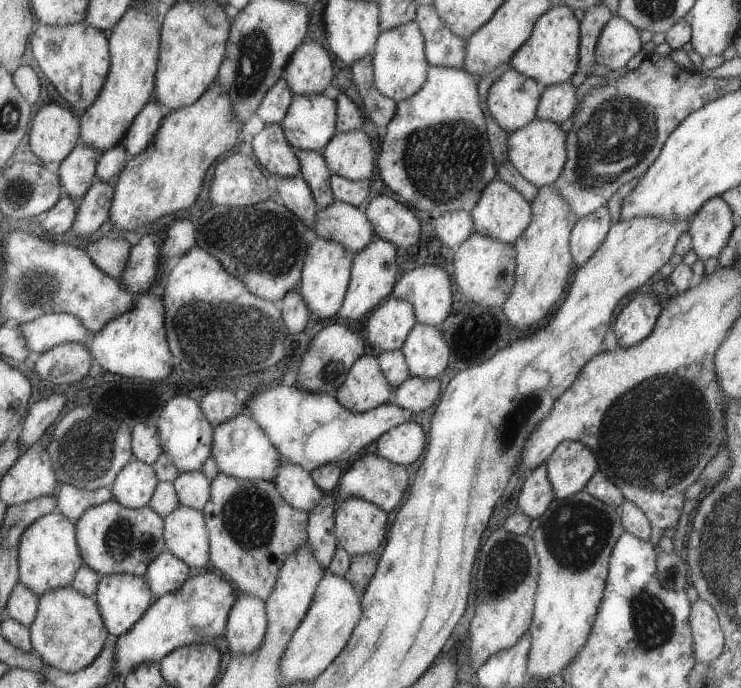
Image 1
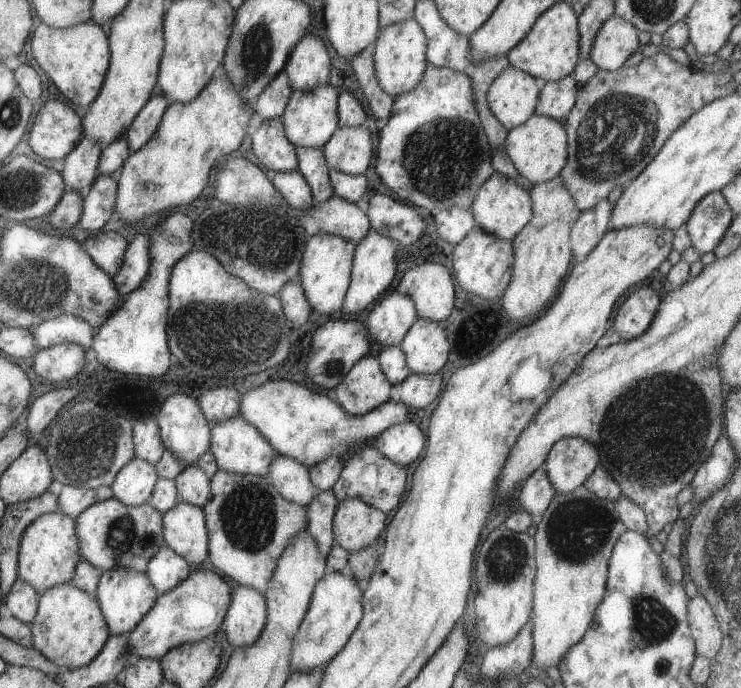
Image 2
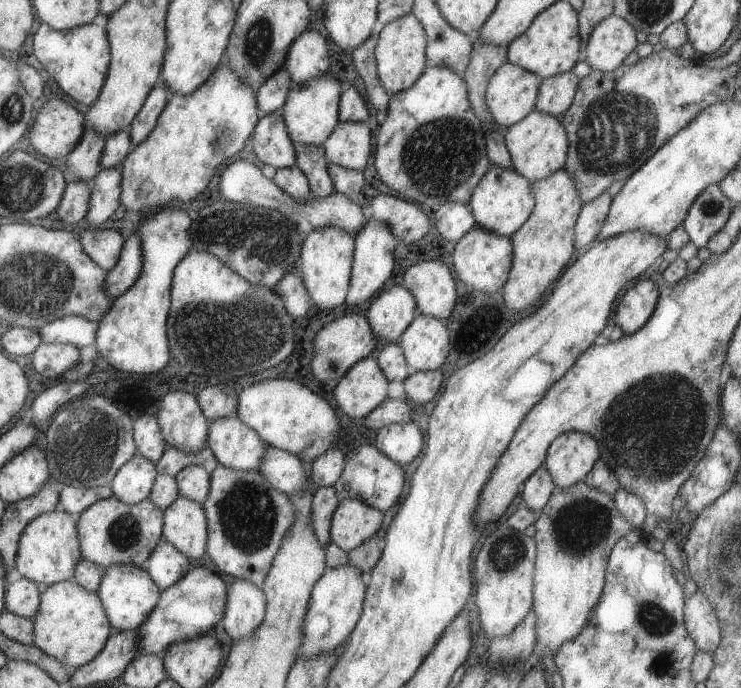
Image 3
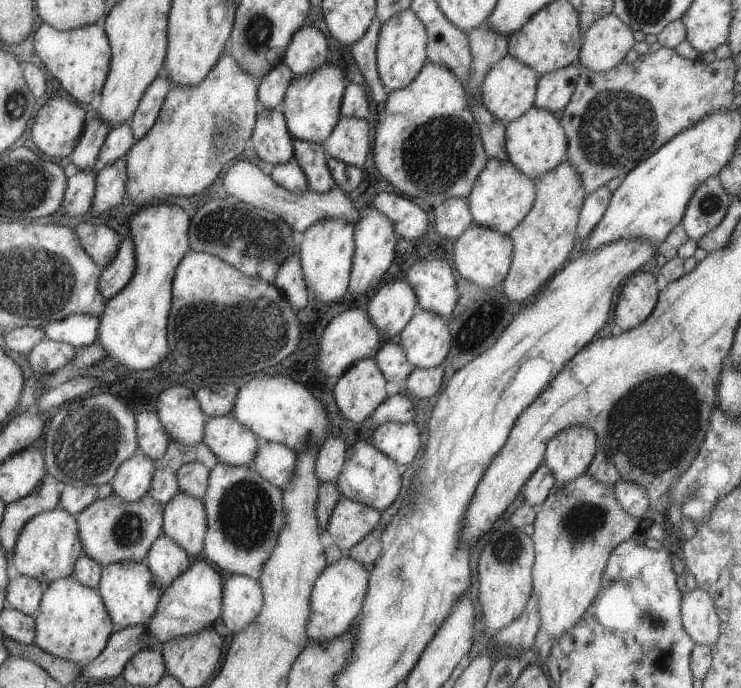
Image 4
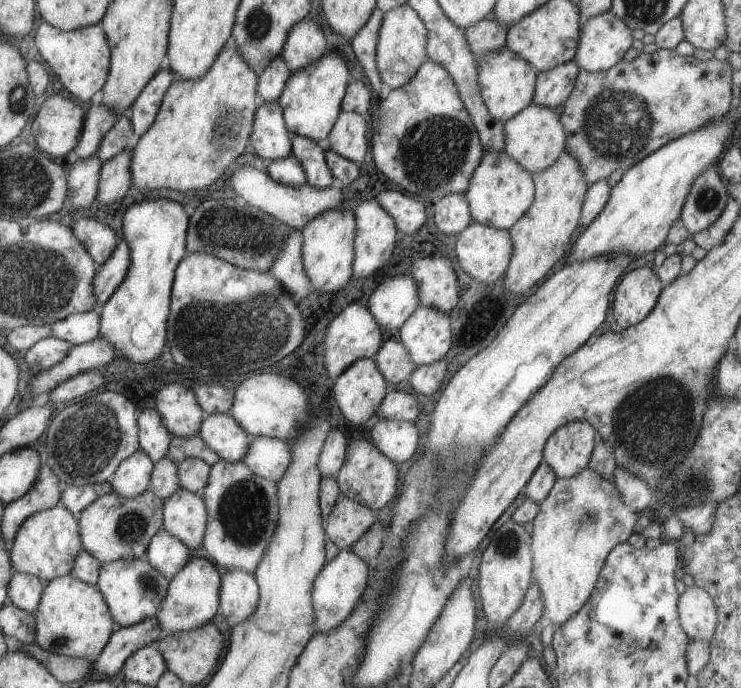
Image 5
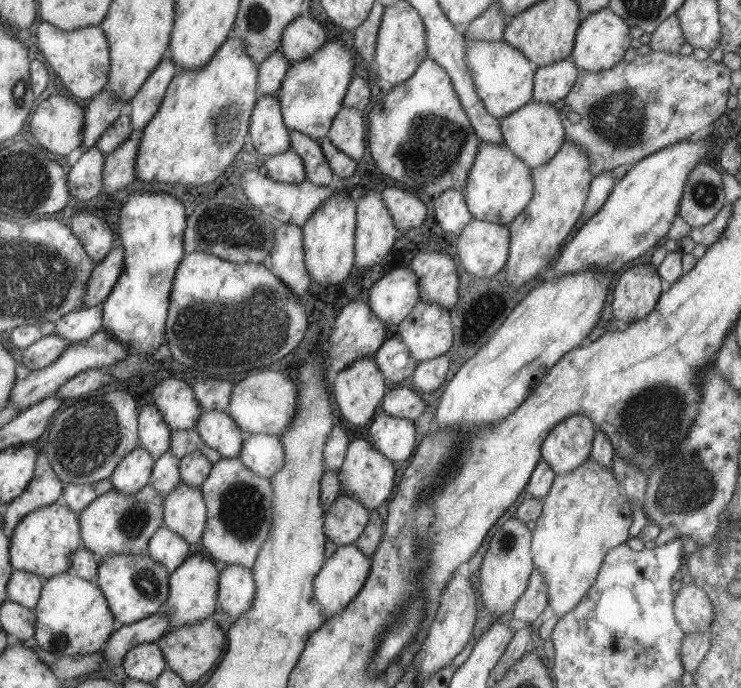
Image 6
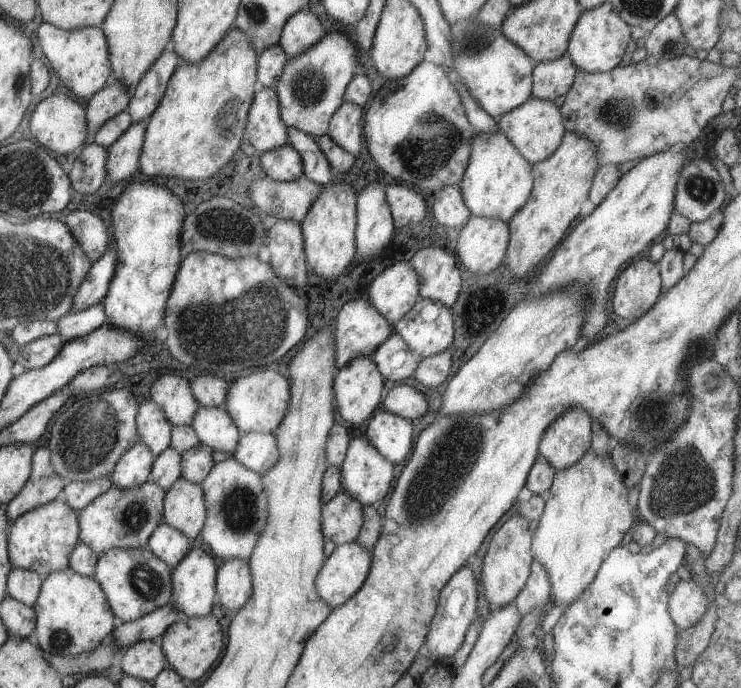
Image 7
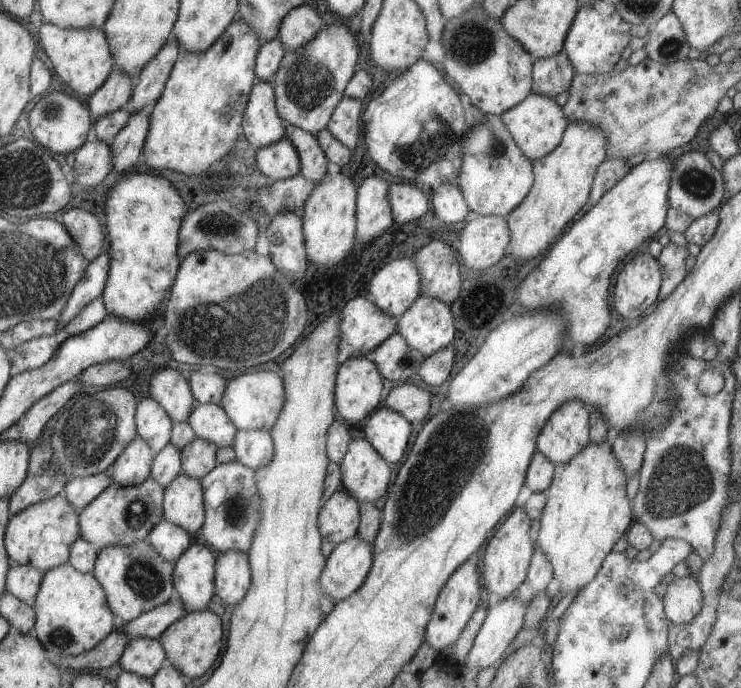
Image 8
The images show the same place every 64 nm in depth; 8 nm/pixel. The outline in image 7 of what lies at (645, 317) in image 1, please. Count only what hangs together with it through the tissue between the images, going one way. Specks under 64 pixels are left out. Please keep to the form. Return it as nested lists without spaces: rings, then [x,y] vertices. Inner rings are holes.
[[[647,258],[635,260],[617,276],[611,304],[625,322],[639,319],[661,296],[657,266]]]

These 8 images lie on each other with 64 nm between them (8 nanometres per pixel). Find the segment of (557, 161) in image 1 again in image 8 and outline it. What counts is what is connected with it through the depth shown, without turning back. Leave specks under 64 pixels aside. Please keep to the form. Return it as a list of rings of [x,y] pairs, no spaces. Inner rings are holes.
[[[532,91],[524,100],[507,110],[500,118],[505,130],[513,138],[514,144],[521,150],[521,154],[531,162],[552,152],[553,148],[556,148],[557,144],[561,142],[566,128],[561,107],[557,105],[555,99],[539,96]]]

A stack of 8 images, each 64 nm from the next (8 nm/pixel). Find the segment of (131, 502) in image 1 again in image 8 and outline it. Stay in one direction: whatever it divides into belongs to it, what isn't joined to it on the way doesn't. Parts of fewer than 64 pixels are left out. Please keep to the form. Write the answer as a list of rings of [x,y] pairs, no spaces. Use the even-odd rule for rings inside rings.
[[[137,435],[123,448],[123,452],[109,468],[109,476],[118,486],[134,486],[150,477],[153,453]]]

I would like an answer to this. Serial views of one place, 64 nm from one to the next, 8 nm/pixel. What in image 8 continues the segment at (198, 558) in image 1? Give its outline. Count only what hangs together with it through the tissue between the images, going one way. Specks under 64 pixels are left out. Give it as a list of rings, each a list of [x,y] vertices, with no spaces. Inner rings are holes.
[[[181,473],[163,490],[163,519],[194,537],[204,522],[204,507],[200,480]]]

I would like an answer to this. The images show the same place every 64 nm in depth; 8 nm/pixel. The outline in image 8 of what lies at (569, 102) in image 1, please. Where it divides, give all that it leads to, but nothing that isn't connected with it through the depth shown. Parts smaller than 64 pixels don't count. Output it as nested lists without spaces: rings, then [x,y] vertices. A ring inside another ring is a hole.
[[[561,51],[557,56],[534,60],[531,91],[539,96],[555,98],[559,93],[567,92],[574,76],[575,68],[571,66],[565,52]]]

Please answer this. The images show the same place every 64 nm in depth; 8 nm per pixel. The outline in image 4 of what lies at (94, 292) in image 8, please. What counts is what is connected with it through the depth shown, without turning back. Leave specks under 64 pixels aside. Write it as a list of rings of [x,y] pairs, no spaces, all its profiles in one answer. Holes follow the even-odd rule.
[[[129,234],[125,235],[113,260],[100,269],[97,288],[104,300],[115,296],[129,282],[135,268],[135,253]]]

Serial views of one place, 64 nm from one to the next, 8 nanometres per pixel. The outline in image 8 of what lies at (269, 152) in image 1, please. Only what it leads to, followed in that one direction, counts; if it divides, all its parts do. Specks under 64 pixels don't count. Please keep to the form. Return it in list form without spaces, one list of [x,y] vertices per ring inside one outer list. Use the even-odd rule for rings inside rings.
[[[257,81],[249,92],[249,98],[243,110],[241,120],[242,134],[247,142],[253,148],[265,148],[271,146],[273,142],[285,137],[284,122],[279,119],[275,107],[275,98],[273,97],[273,88],[271,82]]]

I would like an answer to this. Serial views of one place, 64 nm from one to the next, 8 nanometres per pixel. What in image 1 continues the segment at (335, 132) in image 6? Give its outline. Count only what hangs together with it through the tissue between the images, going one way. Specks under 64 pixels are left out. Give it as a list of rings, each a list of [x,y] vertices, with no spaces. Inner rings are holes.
[[[368,127],[338,132],[321,149],[327,168],[349,180],[371,178],[373,148],[367,136]]]

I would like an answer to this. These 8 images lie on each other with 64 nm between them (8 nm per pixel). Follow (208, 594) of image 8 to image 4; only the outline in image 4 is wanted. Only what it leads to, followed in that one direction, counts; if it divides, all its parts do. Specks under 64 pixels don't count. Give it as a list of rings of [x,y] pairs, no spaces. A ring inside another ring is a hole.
[[[196,560],[163,587],[154,615],[147,624],[151,647],[158,648],[159,644],[166,640],[213,626],[213,622],[220,616],[222,584],[221,576],[212,565],[204,560]]]

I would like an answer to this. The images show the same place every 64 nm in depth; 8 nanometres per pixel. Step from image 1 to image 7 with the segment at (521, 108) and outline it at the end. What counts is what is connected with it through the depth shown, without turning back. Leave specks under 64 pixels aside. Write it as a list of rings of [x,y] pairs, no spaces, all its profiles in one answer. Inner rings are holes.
[[[473,16],[453,22],[450,28],[453,70],[457,72],[459,80],[465,82],[467,92],[484,112],[497,120],[530,98],[532,72],[536,63],[525,52],[509,42],[502,32],[495,32],[489,26],[477,24]]]

